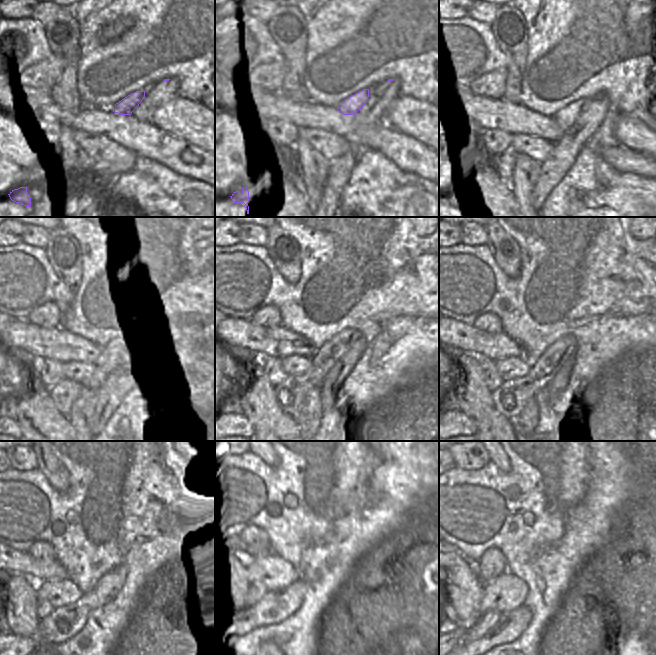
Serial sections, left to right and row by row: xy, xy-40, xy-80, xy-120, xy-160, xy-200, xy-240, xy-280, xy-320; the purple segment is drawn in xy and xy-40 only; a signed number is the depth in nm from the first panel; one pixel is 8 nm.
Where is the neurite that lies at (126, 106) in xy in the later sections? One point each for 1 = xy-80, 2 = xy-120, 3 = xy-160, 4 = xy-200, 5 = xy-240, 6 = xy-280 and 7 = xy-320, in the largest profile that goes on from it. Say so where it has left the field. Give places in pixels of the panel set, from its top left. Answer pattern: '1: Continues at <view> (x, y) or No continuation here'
1: Continues at xy-80 (566, 118)
2: Continues at xy-120 (66, 392)
3: Continues at xy-160 (290, 393)
4: Continues at xy-200 (511, 398)
5: Continues at xy-240 (63, 623)
6: Continues at xy-280 (243, 643)
7: Continues at xy-320 (511, 625).

